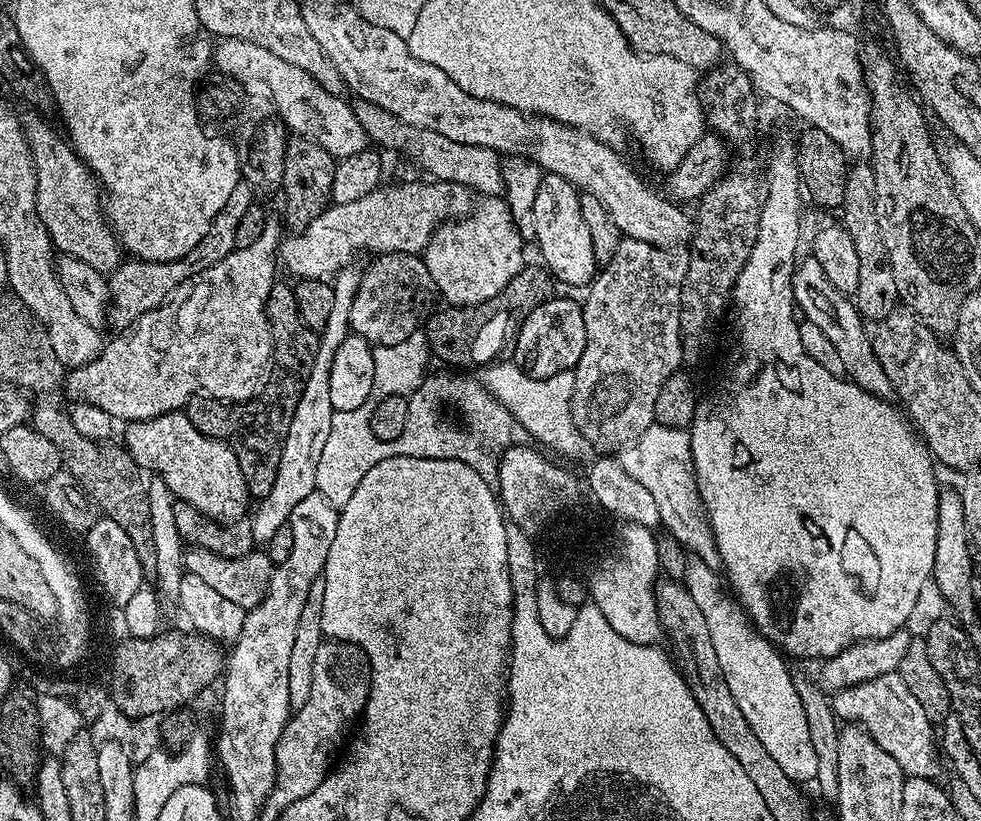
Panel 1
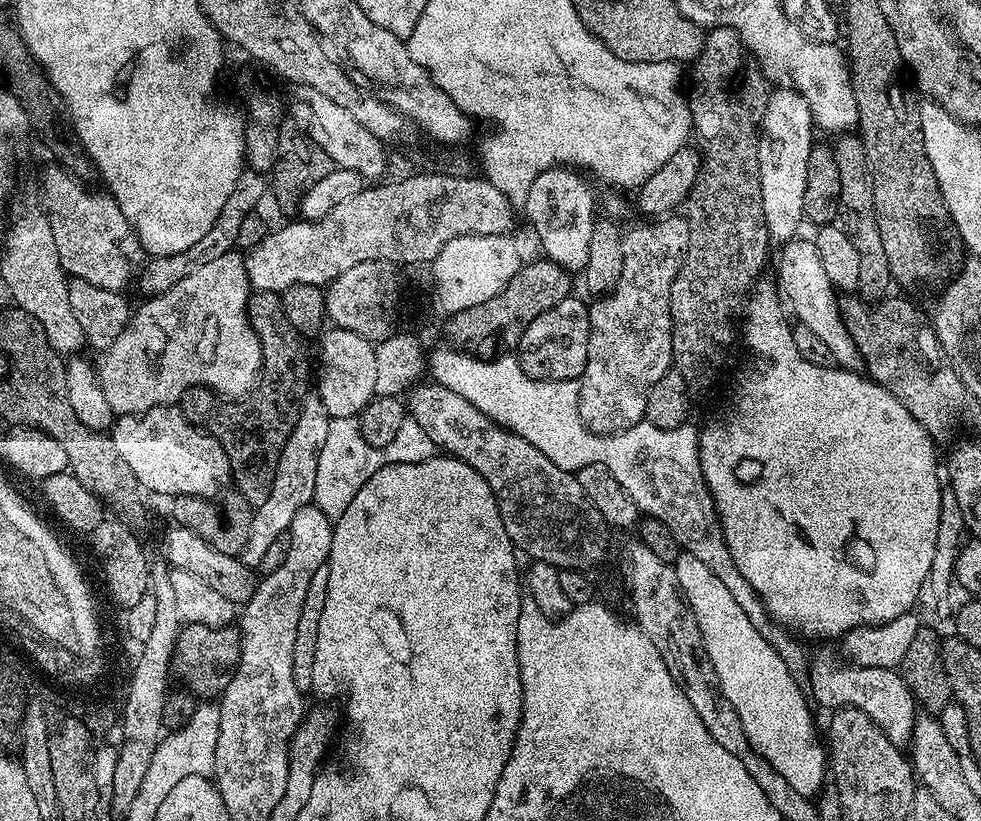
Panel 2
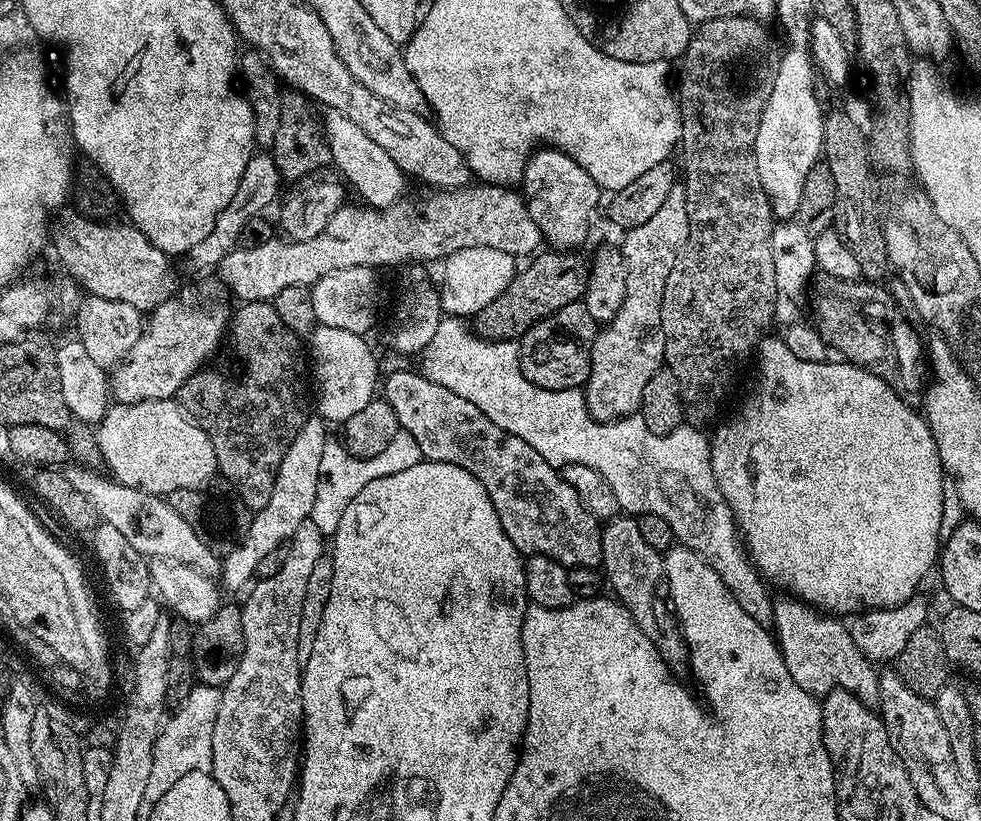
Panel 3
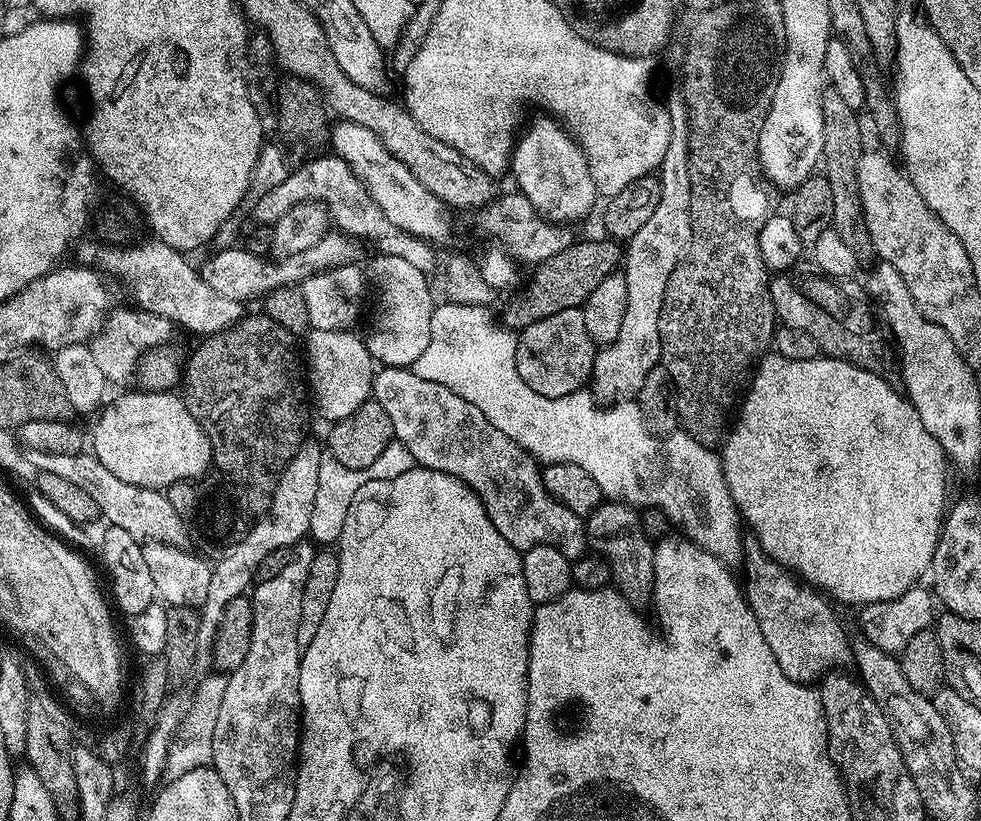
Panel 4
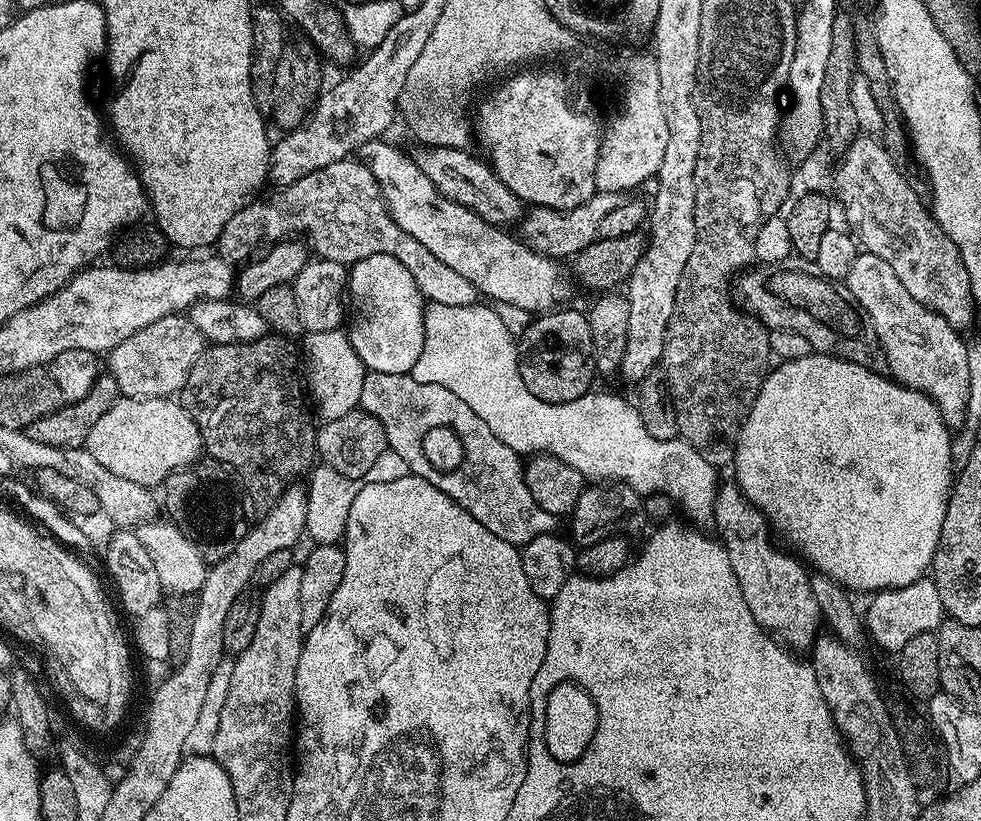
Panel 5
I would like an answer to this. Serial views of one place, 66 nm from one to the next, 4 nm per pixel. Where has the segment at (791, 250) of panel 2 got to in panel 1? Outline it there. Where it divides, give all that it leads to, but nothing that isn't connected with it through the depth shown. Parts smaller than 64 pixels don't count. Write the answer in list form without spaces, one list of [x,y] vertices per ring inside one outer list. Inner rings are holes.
[[[805,258],[797,263],[792,274],[792,299],[799,315],[804,320],[814,322],[814,326],[818,326],[818,330],[822,330],[822,334],[830,338],[834,350],[838,350],[844,376],[852,383],[862,386],[862,390],[891,401],[894,393],[890,378],[886,378],[886,370],[882,370],[882,362],[878,362],[878,354],[874,354],[872,337],[864,317],[845,293],[834,290],[830,278],[826,278],[822,266],[818,266],[816,260]]]

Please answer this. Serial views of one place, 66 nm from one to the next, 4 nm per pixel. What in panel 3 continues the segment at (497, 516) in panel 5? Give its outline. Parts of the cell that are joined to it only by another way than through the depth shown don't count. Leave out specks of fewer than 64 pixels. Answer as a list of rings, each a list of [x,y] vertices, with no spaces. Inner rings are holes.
[[[397,370],[387,373],[382,380],[382,399],[394,410],[401,429],[409,432],[418,442],[421,457],[425,460],[450,462],[454,466],[462,466],[462,470],[470,470],[482,486],[486,486],[486,494],[490,494],[490,502],[494,502],[494,510],[498,510],[498,522],[502,522],[502,530],[506,530],[506,538],[514,542],[514,546],[525,557],[546,556],[554,558],[566,569],[595,568],[602,564],[602,531],[601,521],[582,506],[578,494],[564,481],[563,475],[534,450],[534,446],[526,446],[522,438],[494,426],[474,402],[466,398],[458,398],[454,390],[446,390],[446,386],[438,386],[438,382],[430,382],[419,371]]]

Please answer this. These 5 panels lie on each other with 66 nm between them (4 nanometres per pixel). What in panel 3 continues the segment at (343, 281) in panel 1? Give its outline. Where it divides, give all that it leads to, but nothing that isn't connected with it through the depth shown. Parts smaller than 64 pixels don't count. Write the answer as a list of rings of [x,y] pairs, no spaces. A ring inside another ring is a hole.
[[[319,415],[311,419],[311,423],[300,436],[296,437],[292,451],[286,453],[284,465],[278,466],[278,474],[274,482],[274,490],[270,490],[270,502],[262,506],[251,517],[246,527],[246,535],[232,547],[222,560],[222,584],[230,591],[236,592],[239,588],[247,589],[253,583],[258,561],[265,554],[270,554],[270,550],[278,550],[285,547],[292,539],[294,530],[309,521],[314,506],[314,494],[318,494],[318,465],[322,462],[322,446],[330,438],[329,429],[325,421]]]

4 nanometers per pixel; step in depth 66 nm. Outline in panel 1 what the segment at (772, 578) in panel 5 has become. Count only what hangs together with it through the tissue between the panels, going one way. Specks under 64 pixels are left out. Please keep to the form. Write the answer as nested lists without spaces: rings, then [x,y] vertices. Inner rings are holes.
[[[899,671],[882,674],[870,682],[862,682],[853,688],[844,688],[831,697],[832,708],[844,719],[855,722],[902,766],[905,777],[921,776],[927,780],[939,777],[942,756],[938,751],[938,736],[933,721],[926,718],[922,706],[910,694],[906,682],[902,682]]]

